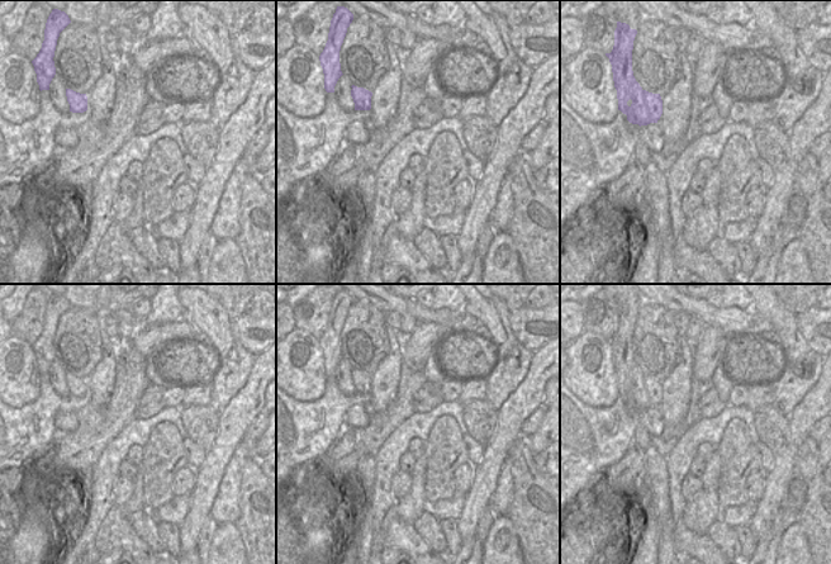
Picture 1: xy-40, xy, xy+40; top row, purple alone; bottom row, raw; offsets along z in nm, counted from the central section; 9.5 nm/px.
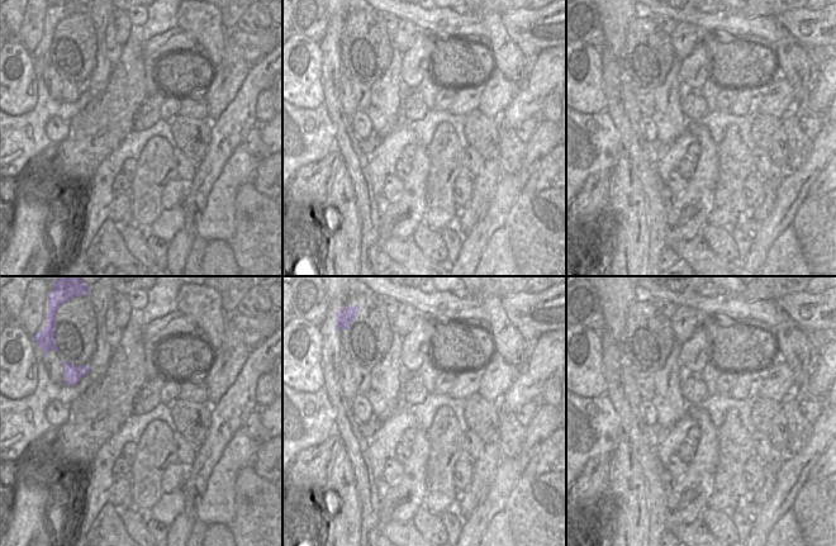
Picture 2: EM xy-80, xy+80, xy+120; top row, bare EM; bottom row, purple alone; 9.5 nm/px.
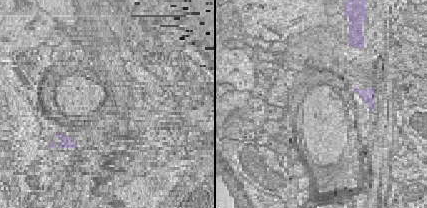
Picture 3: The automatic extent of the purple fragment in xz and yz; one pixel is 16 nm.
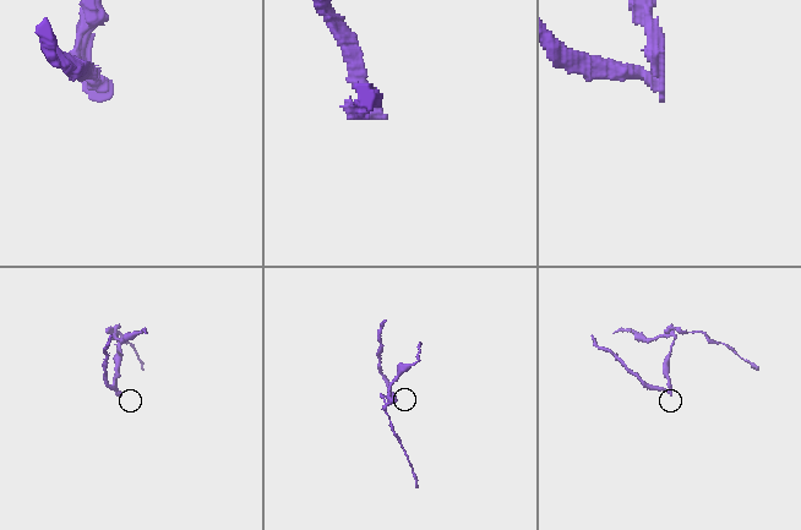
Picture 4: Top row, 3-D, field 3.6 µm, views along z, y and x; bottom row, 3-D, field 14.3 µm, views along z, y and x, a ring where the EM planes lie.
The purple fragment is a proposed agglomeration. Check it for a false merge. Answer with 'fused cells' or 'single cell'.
fused cells

